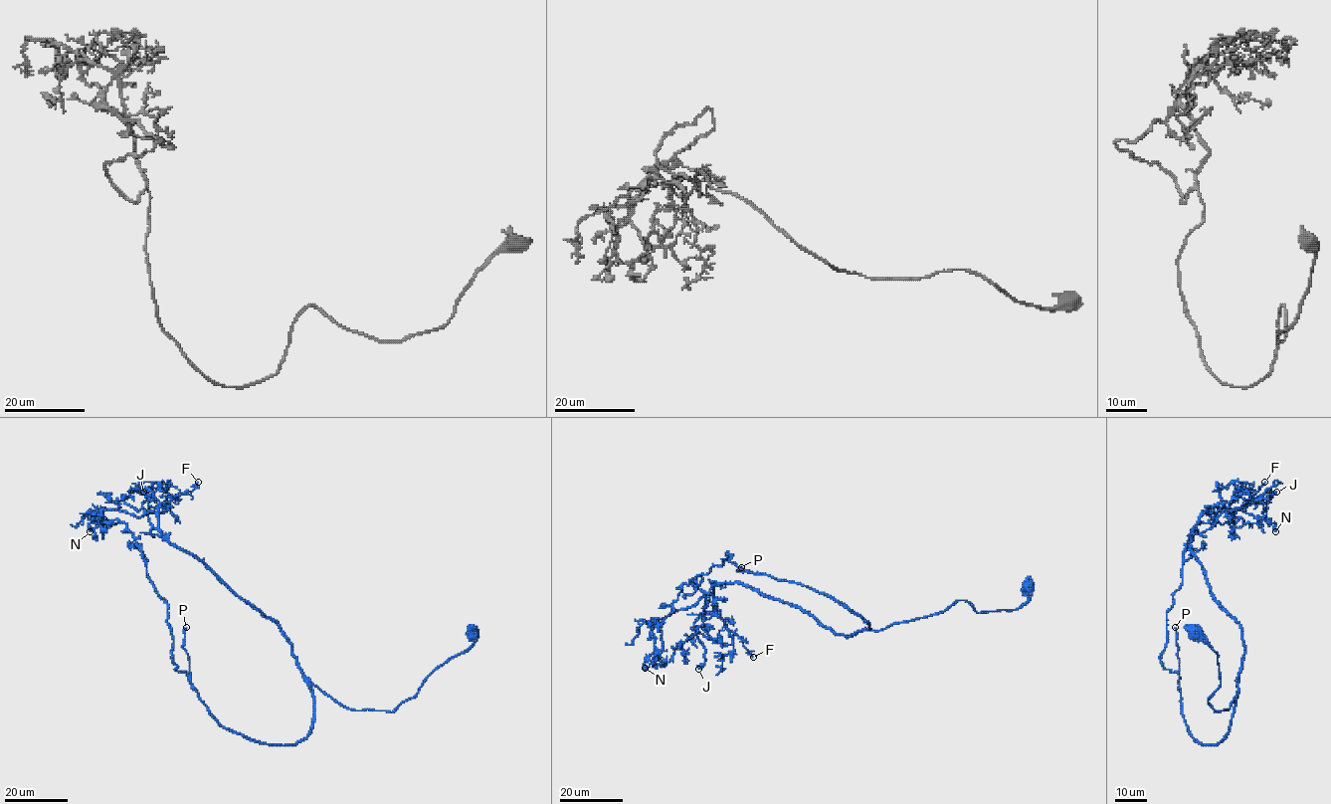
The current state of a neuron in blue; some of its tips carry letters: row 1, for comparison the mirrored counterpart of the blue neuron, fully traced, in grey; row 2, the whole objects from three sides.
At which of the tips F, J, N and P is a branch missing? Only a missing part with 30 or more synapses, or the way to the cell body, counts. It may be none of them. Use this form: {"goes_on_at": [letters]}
{"goes_on_at": ["P"]}

